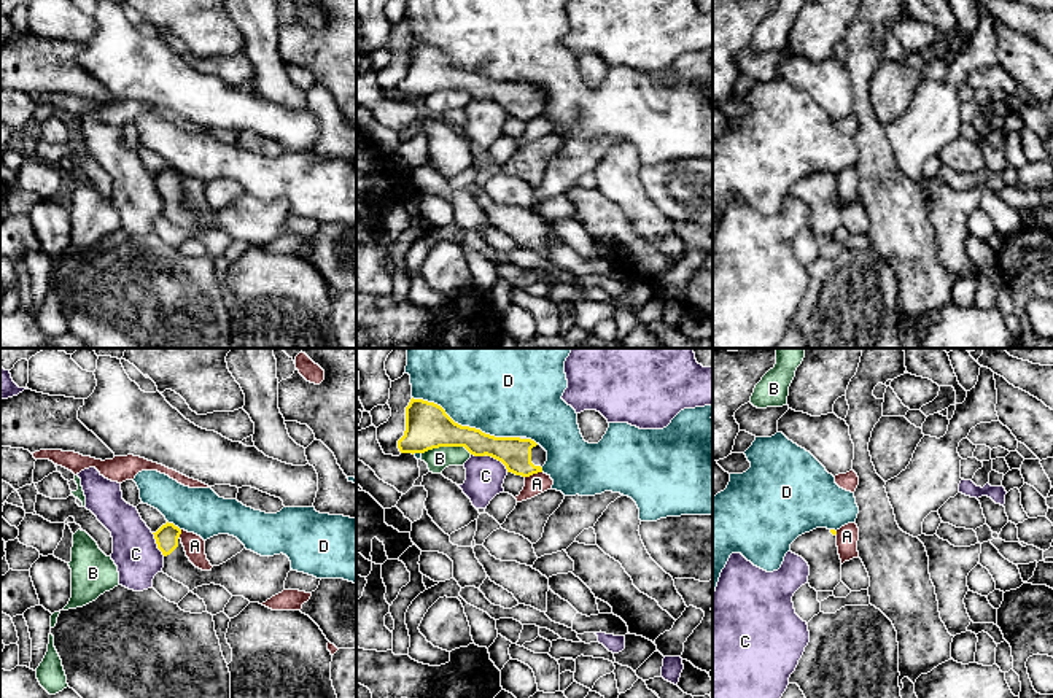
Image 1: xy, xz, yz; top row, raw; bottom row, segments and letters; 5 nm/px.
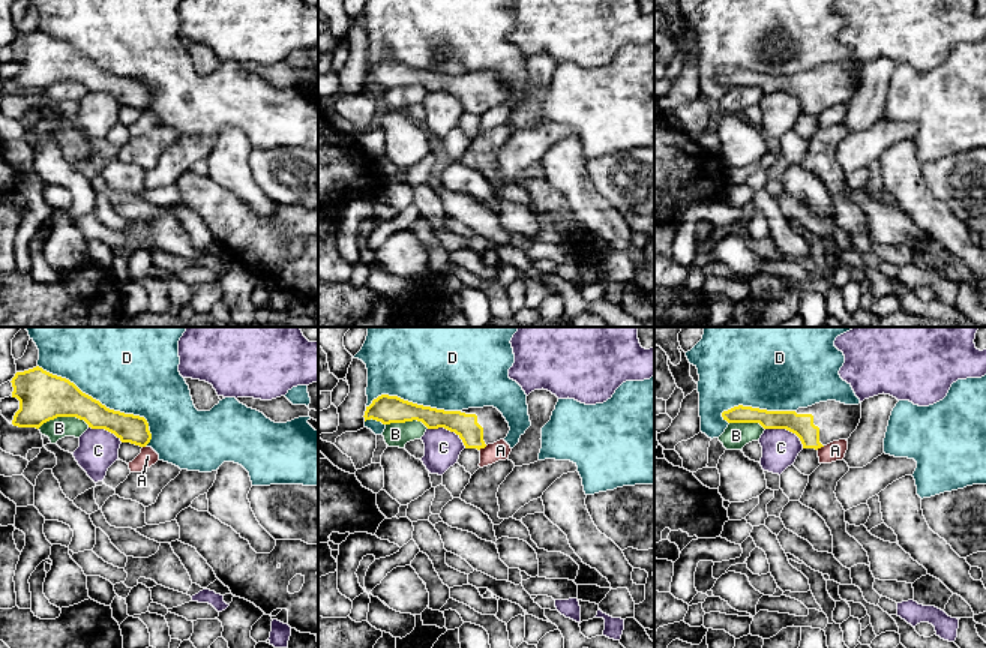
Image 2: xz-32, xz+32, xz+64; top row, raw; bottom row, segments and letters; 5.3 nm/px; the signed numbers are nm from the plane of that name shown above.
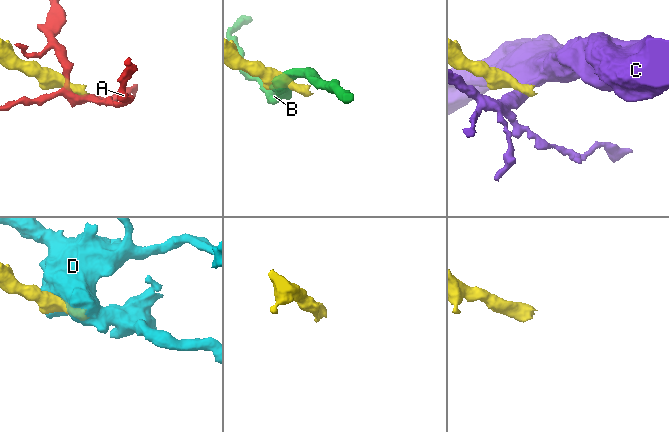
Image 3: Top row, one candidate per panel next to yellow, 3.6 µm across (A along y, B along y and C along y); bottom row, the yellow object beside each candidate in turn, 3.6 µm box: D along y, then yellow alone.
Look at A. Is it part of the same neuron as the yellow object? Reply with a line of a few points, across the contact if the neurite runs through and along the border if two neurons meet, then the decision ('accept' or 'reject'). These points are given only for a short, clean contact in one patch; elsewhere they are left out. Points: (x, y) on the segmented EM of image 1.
xz (541, 471), (525, 477) | reject

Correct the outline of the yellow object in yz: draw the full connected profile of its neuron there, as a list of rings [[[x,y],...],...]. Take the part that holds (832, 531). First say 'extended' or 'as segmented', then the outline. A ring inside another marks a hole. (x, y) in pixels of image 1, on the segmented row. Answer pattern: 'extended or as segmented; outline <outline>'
extended; outline [[[816,528],[791,544],[791,552],[808,563],[808,584],[816,591],[833,591],[841,582],[841,560],[835,534],[835,529]]]

